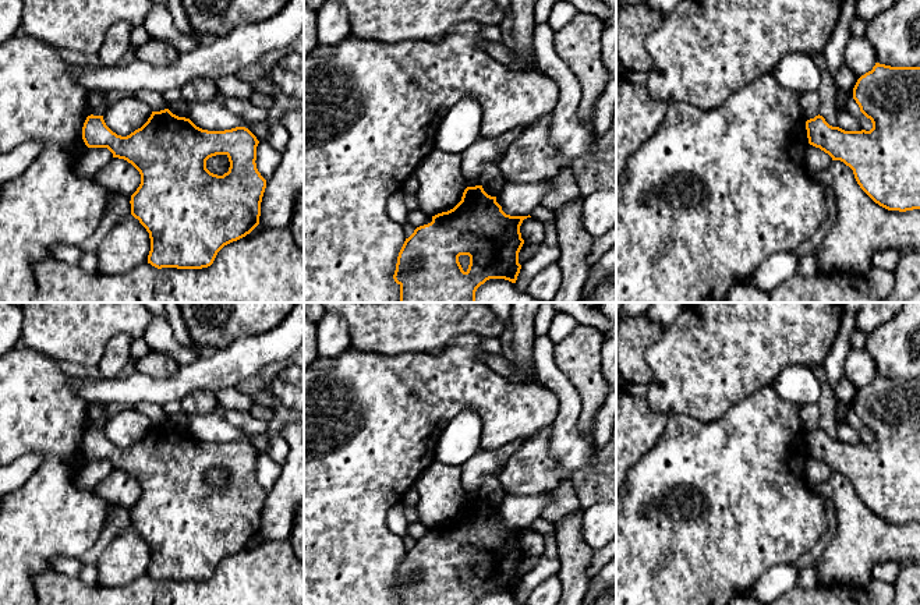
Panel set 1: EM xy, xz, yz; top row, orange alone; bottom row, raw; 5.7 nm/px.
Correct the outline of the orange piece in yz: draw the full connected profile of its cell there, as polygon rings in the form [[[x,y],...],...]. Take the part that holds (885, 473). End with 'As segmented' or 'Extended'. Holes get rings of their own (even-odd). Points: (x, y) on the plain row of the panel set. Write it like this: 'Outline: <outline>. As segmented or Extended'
Outline: [[[875,375],[871,383],[861,388],[854,400],[853,411],[860,424],[871,432],[870,443],[845,443],[829,438],[822,428],[806,434],[808,456],[841,473],[853,482],[860,500],[880,519],[888,523],[920,521],[920,379],[891,379]]]. As segmented

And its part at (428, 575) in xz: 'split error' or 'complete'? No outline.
complete

